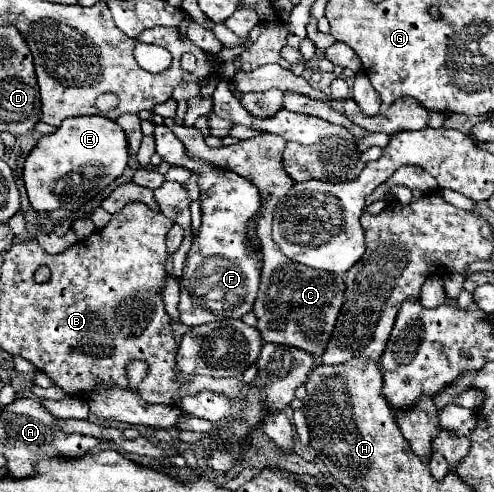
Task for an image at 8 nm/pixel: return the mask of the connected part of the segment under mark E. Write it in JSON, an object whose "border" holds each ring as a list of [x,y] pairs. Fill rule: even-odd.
{"border":[[[99,115],[65,119],[55,133],[39,139],[25,161],[23,181],[31,207],[37,213],[51,213],[55,209],[75,211],[117,179],[127,163],[127,137],[115,121]]]}

